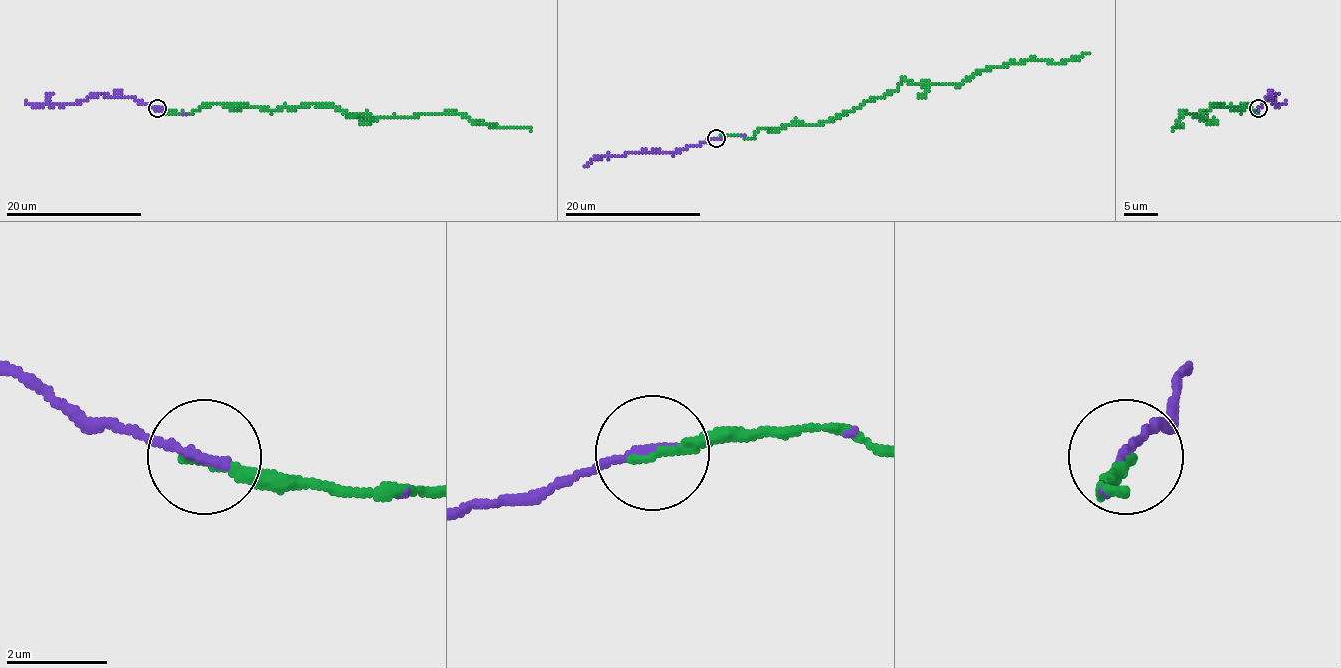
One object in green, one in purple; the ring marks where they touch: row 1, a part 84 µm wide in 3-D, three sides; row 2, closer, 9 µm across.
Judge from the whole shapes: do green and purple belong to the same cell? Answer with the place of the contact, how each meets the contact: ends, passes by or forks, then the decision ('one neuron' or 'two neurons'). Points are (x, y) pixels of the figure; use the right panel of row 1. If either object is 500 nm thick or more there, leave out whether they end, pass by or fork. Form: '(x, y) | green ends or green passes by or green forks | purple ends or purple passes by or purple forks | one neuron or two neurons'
(1258, 108) | green ends | purple ends | one neuron

